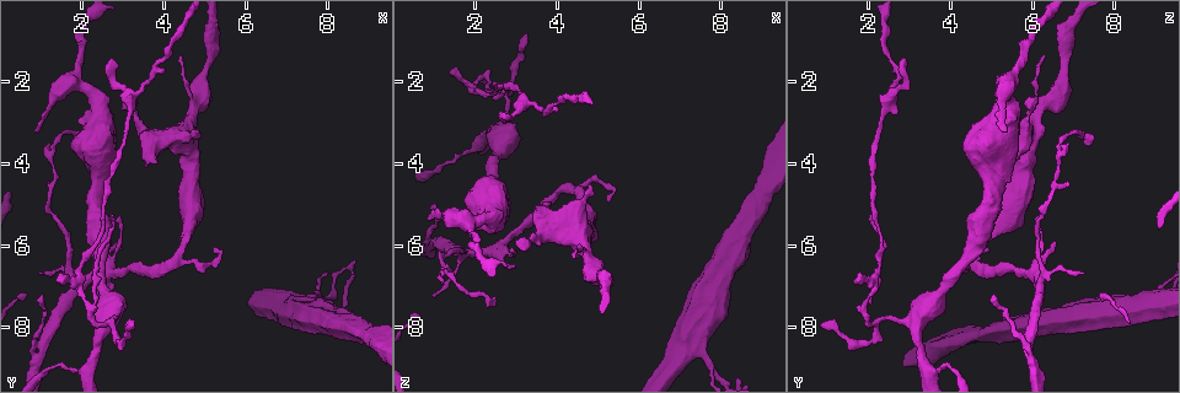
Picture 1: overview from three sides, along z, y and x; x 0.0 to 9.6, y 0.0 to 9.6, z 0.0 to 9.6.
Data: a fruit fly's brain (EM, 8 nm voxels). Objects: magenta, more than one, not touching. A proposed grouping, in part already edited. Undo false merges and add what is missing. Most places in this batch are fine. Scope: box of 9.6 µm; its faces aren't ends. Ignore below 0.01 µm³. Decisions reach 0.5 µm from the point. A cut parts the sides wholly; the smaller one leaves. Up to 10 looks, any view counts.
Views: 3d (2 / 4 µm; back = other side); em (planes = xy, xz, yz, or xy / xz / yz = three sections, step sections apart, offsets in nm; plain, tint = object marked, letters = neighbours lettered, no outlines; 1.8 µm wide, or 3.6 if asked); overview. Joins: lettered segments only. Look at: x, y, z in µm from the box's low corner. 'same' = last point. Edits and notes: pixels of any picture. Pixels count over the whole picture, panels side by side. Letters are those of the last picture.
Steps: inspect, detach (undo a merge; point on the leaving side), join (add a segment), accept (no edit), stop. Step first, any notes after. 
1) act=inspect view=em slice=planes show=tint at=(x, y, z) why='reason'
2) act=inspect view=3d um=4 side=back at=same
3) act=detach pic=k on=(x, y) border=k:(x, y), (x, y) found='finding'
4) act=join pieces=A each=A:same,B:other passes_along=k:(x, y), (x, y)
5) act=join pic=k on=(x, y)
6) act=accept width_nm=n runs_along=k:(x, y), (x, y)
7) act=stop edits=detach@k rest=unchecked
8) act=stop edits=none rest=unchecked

act=inspect view=em slice=planes show=letters at=(7.75, 7.25, 8.90) why='thick turns thin'

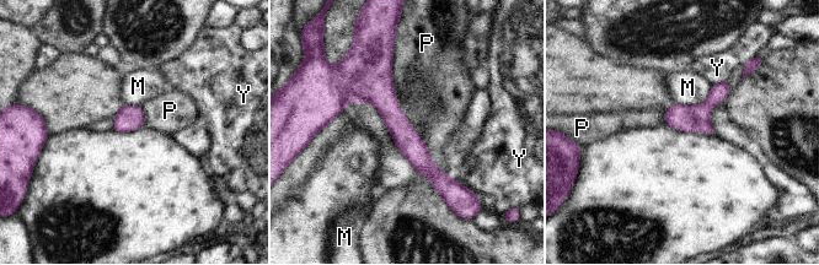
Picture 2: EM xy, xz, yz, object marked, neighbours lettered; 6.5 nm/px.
act=accept longest_contact=P:280nm each=M:other,P:other,Y:other found='continuous, no second neuron'

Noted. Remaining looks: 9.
act=inspect view=em slice=xz step=8 show=tint at=(2.00, 6.90, 6.20) why='arms part here'

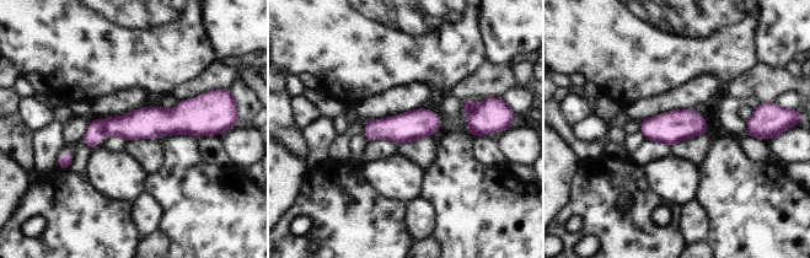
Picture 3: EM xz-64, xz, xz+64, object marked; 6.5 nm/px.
act=inspect view=em slice=planes show=letters at=same why='another direction'

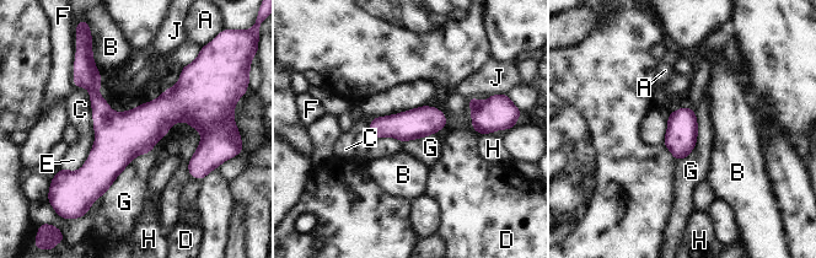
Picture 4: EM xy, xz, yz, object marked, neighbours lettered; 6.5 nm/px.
act=accept width_nm=190 longest_contact=G:480nm each=A:other,B:other,C:other,D:other,E:other,F:other,G:other,H:other,J:other found='all the same neuron'

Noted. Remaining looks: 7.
act=inspect view=em slice=xy step=4 show=letters at=(1.80, 2.00, 5.45) why='sudden change in width'

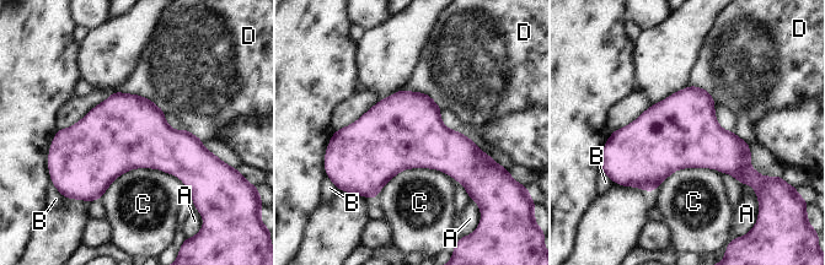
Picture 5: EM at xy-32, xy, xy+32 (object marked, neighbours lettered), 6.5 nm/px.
act=accept longest_contact=C:600nm each=A:other,B:other,C:other,D:other border=5:(114, 91), (149, 98), (164, 113) found='continuous, no second neuron'

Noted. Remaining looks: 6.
act=inspect view=3d um=2 at=(3.20, 7.95, 0.85) why='thin end'

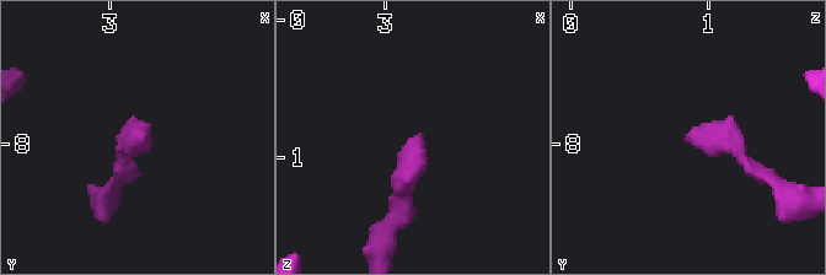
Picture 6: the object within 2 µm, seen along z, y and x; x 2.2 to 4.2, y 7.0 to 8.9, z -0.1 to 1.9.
act=inspect view=em slice=planes show=letters at=(3.22, 7.98, 0.84)

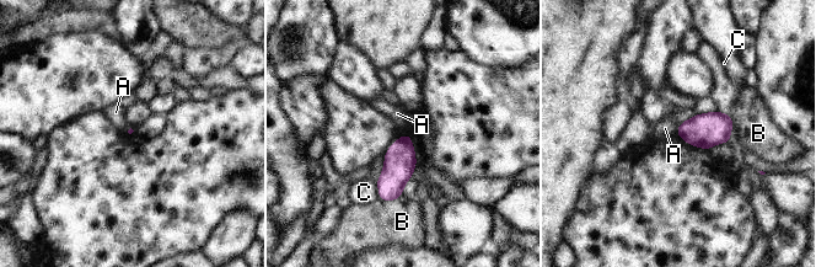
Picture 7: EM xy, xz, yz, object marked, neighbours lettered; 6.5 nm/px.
act=accept each=A:other,B:other,C:other border=7:(680, 124), (676, 134) found='no lettered segment goes on from it'

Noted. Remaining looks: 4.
act=stop edits=none rest=unchecked

